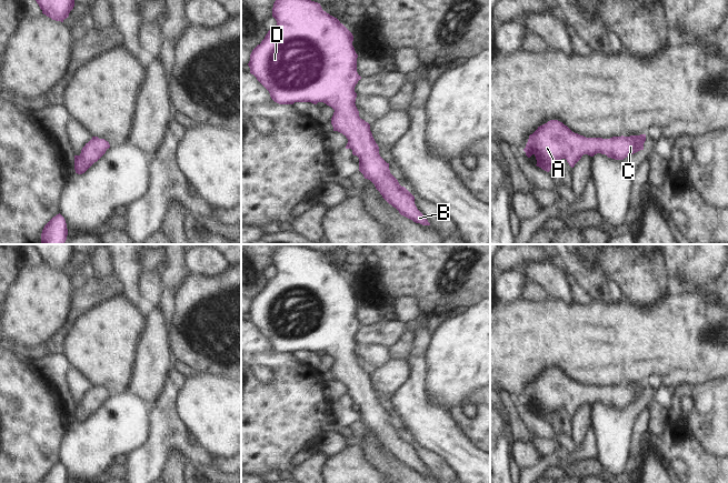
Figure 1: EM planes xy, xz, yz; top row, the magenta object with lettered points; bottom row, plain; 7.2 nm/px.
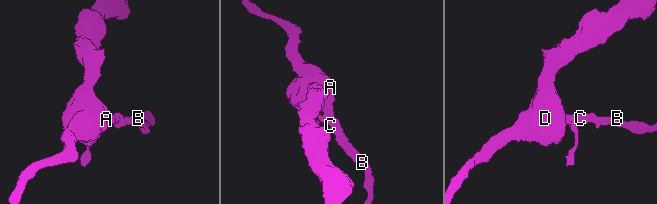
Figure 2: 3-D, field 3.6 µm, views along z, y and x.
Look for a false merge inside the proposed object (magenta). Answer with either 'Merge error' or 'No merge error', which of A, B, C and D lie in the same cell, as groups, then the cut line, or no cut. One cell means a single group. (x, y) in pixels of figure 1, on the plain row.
No merge error. Groups: A B C D. No split.

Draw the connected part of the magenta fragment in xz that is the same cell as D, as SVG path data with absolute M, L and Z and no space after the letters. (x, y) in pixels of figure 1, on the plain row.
M280 244L273 252L272 265L277 274L250 303L250 322L269 340L279 353L295 351L323 351L335 361L331 366L333 380L342 382L352 403L359 406L359 420L370 429L382 446L399 462L416 472L430 474L417 457L415 445L401 435L390 422L389 412L379 403L379 395L370 380L370 373L359 365L355 335L361 325L357 321L358 303L352 294L352 282L335 265L322 259L320 252L305 246Z

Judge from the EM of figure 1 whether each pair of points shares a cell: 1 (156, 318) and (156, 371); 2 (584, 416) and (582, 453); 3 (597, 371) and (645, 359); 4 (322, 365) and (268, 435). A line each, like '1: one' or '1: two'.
1: one
2: two
3: one
4: two

